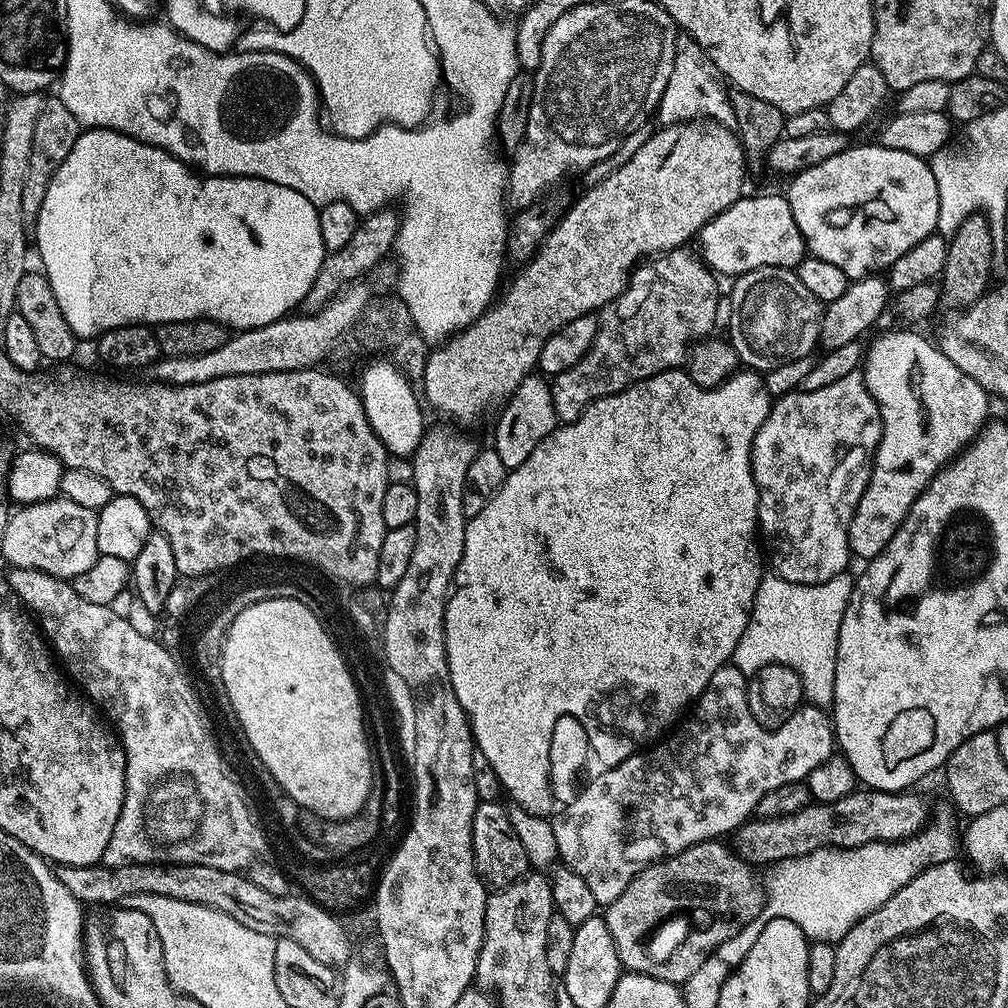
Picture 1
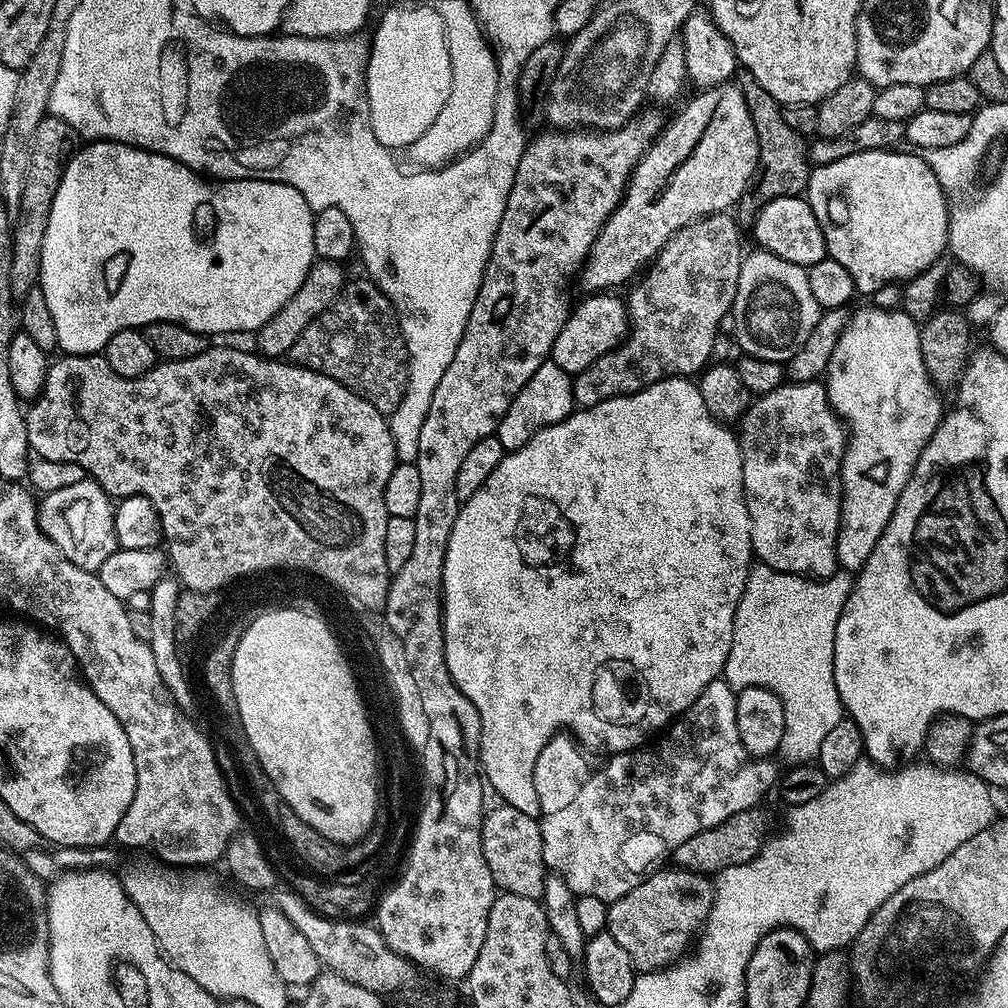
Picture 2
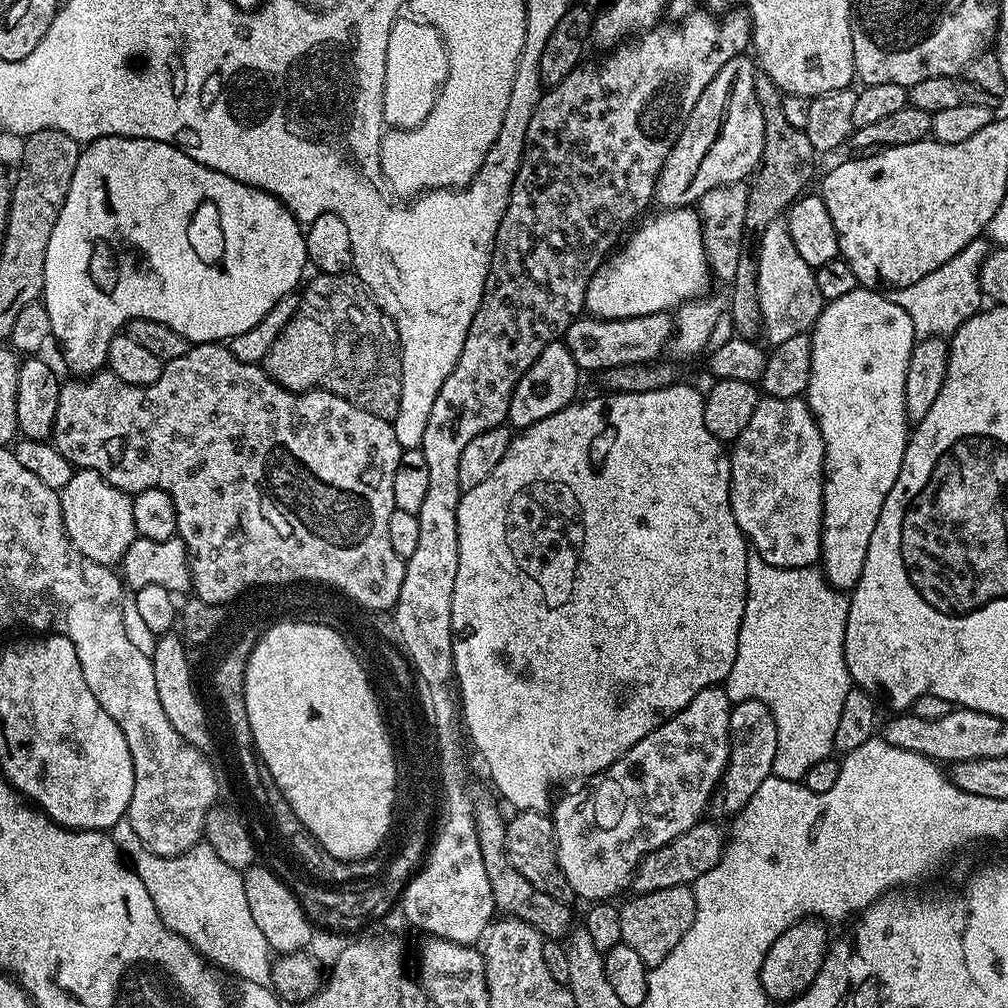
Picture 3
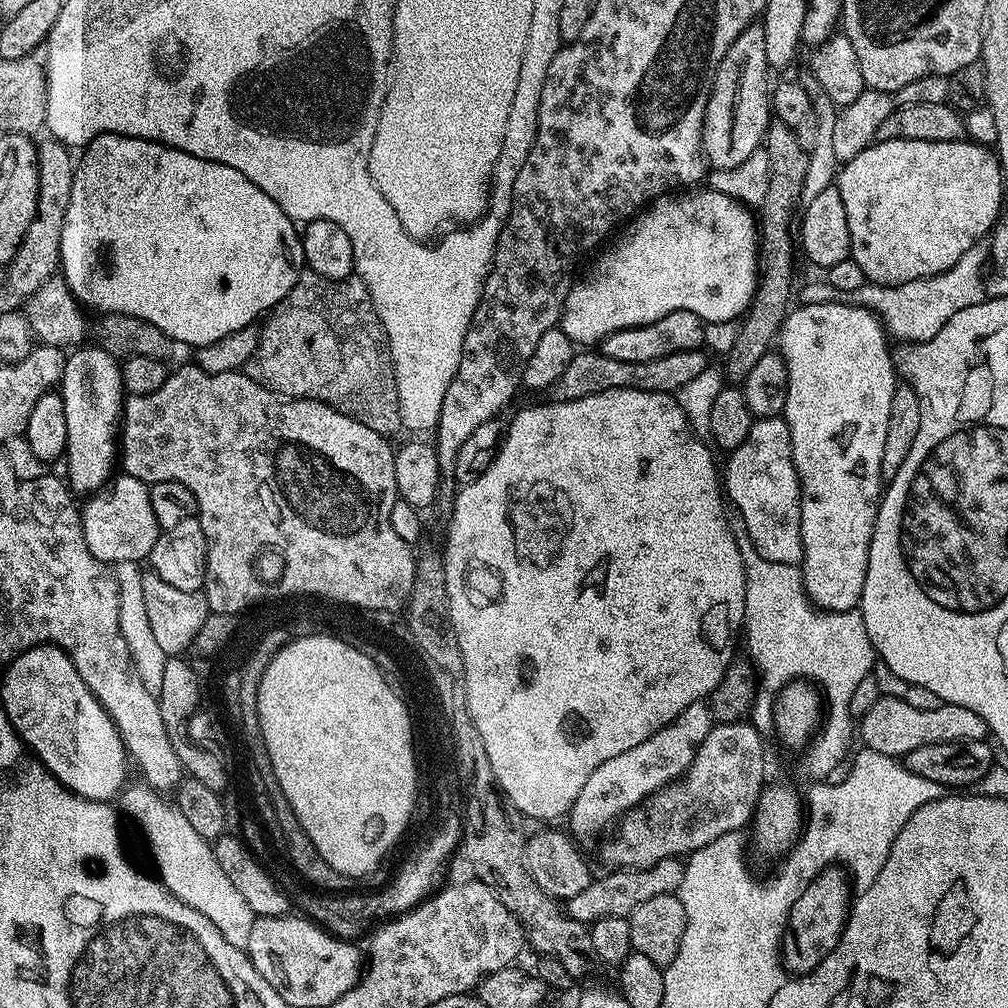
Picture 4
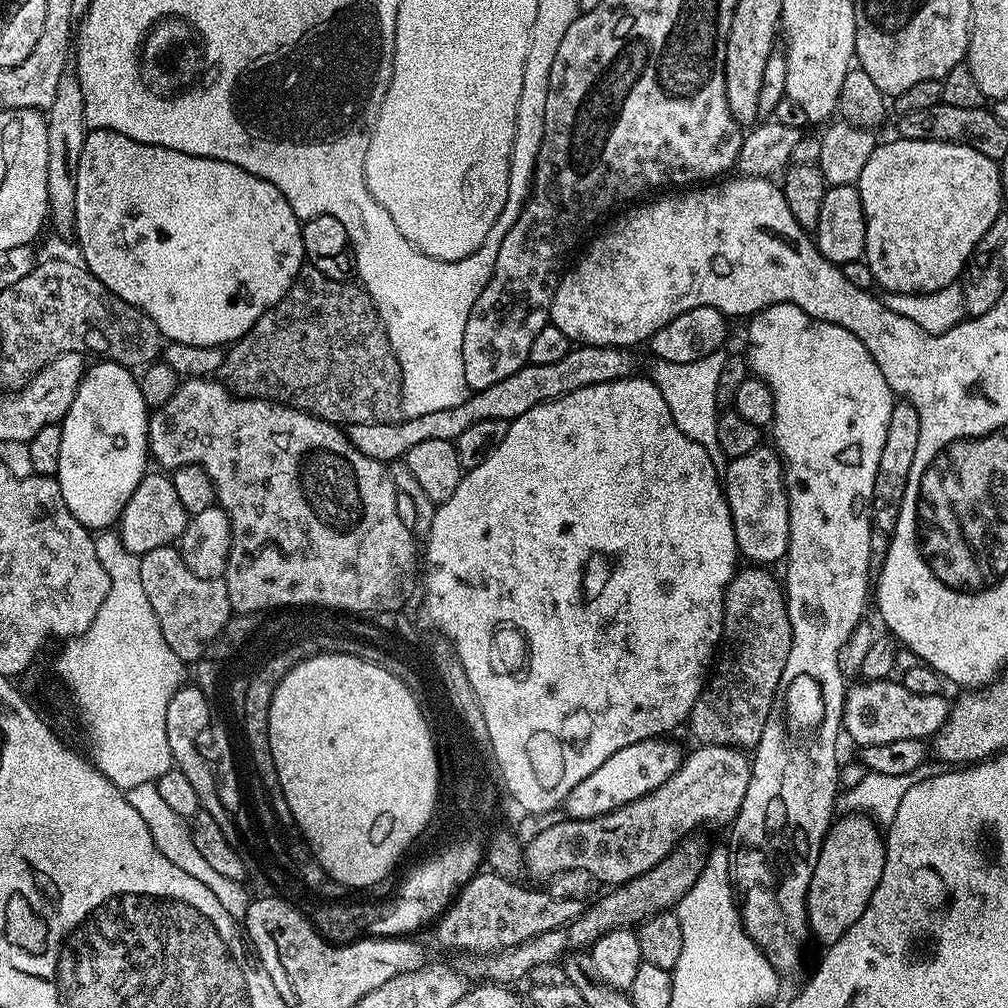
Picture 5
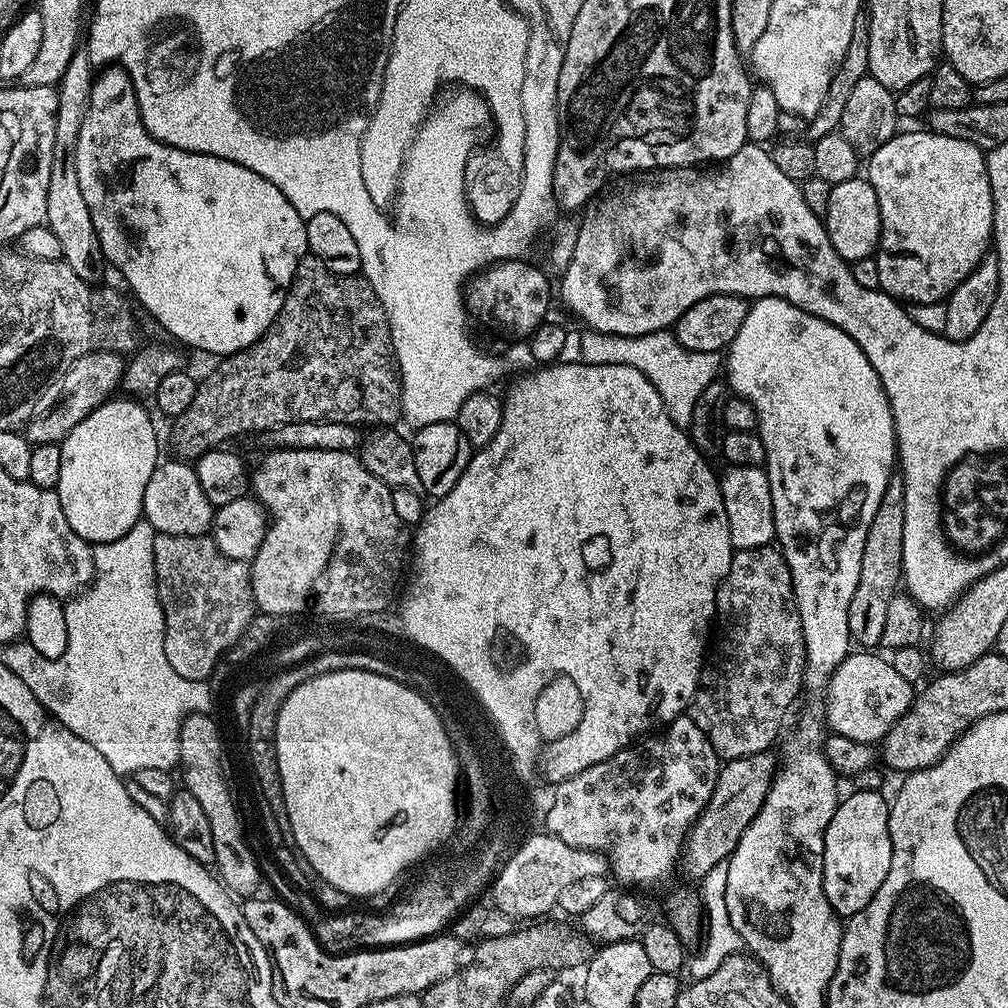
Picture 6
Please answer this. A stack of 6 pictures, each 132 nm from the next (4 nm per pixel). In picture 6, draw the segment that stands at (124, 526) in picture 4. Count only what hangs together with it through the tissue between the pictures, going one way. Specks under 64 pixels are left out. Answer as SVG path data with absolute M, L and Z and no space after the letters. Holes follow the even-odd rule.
M168 458L157 464L154 474L150 474L150 482L146 482L143 514L143 519L148 521L157 534L205 535L212 527L213 515L212 503L206 498L206 494L202 494L196 469L191 463L179 458Z

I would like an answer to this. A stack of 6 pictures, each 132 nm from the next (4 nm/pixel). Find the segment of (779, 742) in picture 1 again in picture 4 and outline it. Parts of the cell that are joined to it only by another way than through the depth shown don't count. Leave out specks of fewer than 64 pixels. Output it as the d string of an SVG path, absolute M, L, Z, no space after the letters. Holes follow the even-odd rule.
M704 702L691 704L678 714L678 718L674 718L674 722L650 734L646 742L638 742L638 746L633 746L631 750L602 762L602 766L586 778L586 786L582 786L578 798L574 798L566 817L567 831L580 842L599 841L630 809L636 808L643 800L649 800L655 792L676 783L687 773L713 726L711 707Z

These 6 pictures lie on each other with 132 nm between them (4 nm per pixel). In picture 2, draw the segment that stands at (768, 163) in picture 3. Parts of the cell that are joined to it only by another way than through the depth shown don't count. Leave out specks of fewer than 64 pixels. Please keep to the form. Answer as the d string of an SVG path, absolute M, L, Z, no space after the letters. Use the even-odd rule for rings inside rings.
M740 68L734 77L742 98L746 98L746 110L750 110L750 118L754 118L754 130L758 134L758 162L756 172L748 184L748 189L740 196L738 211L747 218L755 217L760 209L765 208L770 194L800 194L807 189L808 144L805 137L800 136L782 118L782 106L758 83L758 78L750 74L750 70Z

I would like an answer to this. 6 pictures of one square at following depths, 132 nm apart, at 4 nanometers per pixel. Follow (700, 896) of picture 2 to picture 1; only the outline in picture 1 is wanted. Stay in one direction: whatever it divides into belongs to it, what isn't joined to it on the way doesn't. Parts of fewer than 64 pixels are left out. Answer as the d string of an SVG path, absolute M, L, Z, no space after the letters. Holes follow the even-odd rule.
M719 839L704 840L700 844L690 846L686 850L682 850L676 856L670 856L667 860L659 860L656 864L651 864L646 870L639 872L630 882L630 886L626 886L626 890L622 890L622 894L618 894L618 898L614 898L614 902L607 905L606 911L603 913L606 926L610 926L610 938L614 938L614 946L618 950L618 958L621 965L629 973L641 972L643 976L653 976L662 982L670 982L677 986L683 986L692 974L704 962L706 962L709 953L713 949L719 947L720 944L726 942L733 935L753 919L765 906L765 893L762 891L761 885L756 885L756 876L753 865L747 862L737 854L731 847L728 848Z

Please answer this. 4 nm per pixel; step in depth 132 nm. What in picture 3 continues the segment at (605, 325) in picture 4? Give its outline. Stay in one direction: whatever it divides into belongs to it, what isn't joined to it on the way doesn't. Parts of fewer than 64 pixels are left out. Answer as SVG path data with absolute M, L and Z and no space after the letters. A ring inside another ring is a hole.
M689 206L665 208L657 213L598 266L586 286L587 315L598 320L621 320L668 312L709 291L708 283L713 283L714 277L708 267L699 211Z

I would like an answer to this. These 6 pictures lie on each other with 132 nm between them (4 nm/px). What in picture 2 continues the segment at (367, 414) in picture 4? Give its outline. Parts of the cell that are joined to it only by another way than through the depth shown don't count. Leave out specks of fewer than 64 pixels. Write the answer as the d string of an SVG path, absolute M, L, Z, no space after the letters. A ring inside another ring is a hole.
M371 279L345 283L340 297L294 342L290 353L295 363L315 372L324 372L342 382L354 394L366 398L385 418L402 402L408 385L408 351L400 332L400 318L392 301Z

